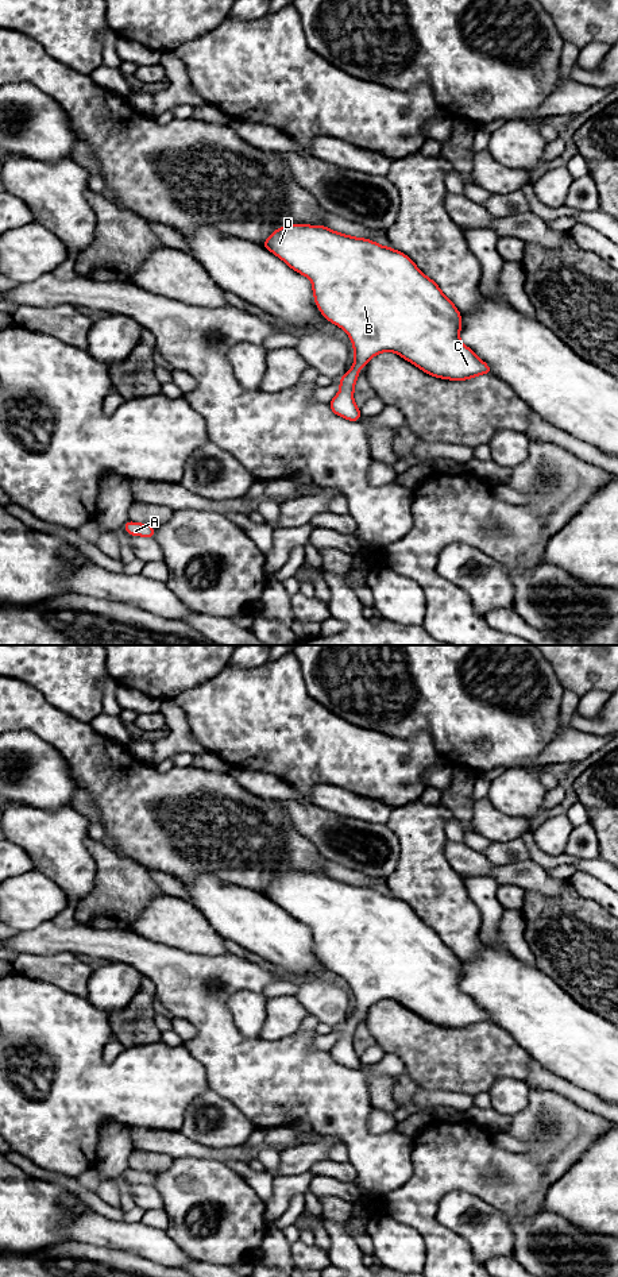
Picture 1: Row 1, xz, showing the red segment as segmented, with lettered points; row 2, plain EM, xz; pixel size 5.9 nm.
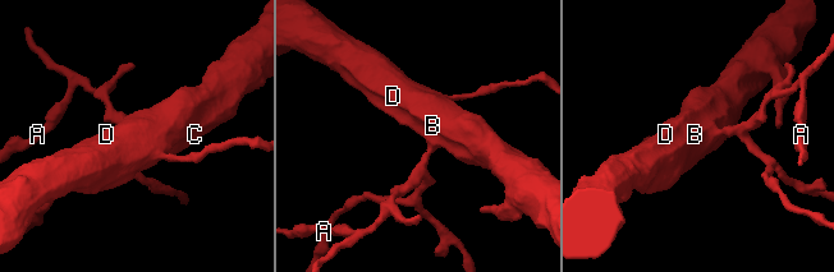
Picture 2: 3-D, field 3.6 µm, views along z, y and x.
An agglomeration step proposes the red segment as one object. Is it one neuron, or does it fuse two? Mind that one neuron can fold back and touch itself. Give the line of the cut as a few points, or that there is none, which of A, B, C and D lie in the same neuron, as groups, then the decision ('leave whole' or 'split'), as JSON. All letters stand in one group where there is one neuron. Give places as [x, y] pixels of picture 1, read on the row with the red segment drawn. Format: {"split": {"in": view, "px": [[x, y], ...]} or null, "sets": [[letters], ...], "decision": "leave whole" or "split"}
{"split": null, "sets": [["A", "B", "C", "D"]], "decision": "leave whole"}

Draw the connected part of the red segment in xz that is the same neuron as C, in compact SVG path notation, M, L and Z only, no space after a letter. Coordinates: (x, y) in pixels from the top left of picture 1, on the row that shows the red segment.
M287 224L277 228L262 246L312 281L318 310L325 320L345 331L352 342L355 364L340 378L340 390L328 404L335 414L349 421L360 421L360 409L354 401L355 383L359 371L381 352L395 352L424 373L441 379L466 381L476 375L493 374L490 366L460 342L461 315L457 308L406 254L370 239L309 224Z

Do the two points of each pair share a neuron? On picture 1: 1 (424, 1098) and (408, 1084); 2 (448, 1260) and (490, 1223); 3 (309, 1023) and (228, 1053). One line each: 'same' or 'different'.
1: different
2: different
3: different

